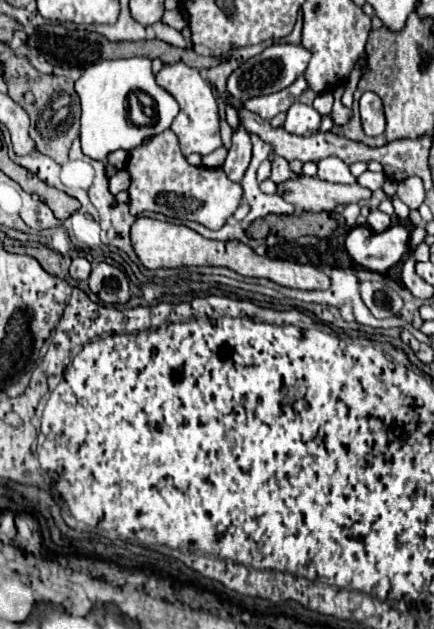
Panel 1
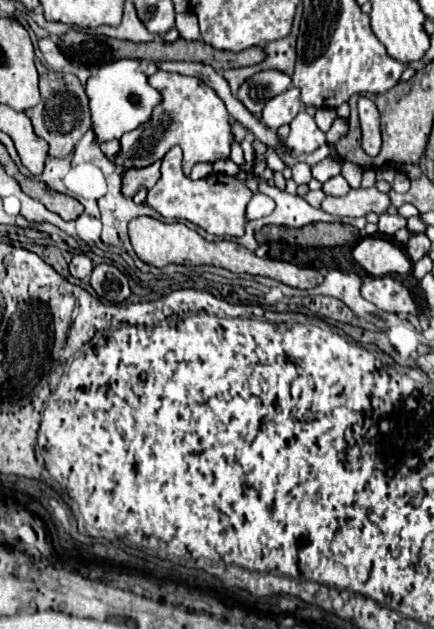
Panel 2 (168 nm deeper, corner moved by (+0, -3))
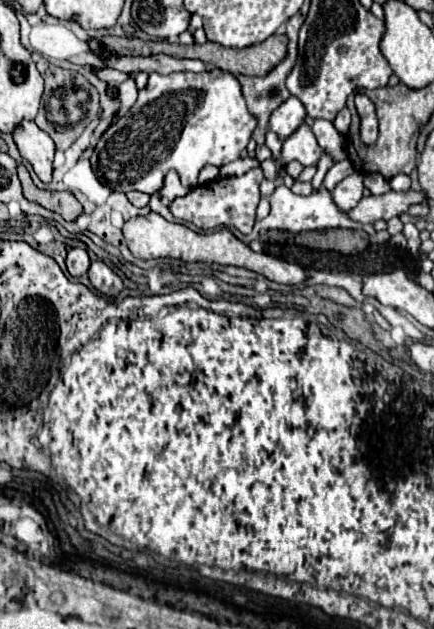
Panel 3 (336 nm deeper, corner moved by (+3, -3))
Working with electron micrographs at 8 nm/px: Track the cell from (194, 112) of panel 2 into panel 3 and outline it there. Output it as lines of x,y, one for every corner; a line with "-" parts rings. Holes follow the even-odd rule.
223,69
171,75
151,73
135,105
97,141
91,167
105,187
121,193
141,191
155,195
161,191
169,169
179,173
185,187
195,187
197,175
205,165
221,167
239,159
255,127
257,119
249,113
241,83
233,73

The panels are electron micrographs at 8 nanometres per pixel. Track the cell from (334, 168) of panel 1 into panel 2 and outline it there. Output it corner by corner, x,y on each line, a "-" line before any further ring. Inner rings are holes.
336,175
336,177
332,177
332,179
328,179
326,183
324,183
324,193
326,195
334,195
334,197
340,197
340,195
346,195
348,191
350,191
350,185
346,183
346,179
342,177
342,175

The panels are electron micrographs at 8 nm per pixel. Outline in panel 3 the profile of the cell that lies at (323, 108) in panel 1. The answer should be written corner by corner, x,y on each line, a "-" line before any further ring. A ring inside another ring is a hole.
315,119
313,123
313,133
321,145
323,151
331,153
331,157
335,161
343,161
347,159
347,153
345,153
345,141
343,141
343,135
333,127
331,121
325,121
325,119

